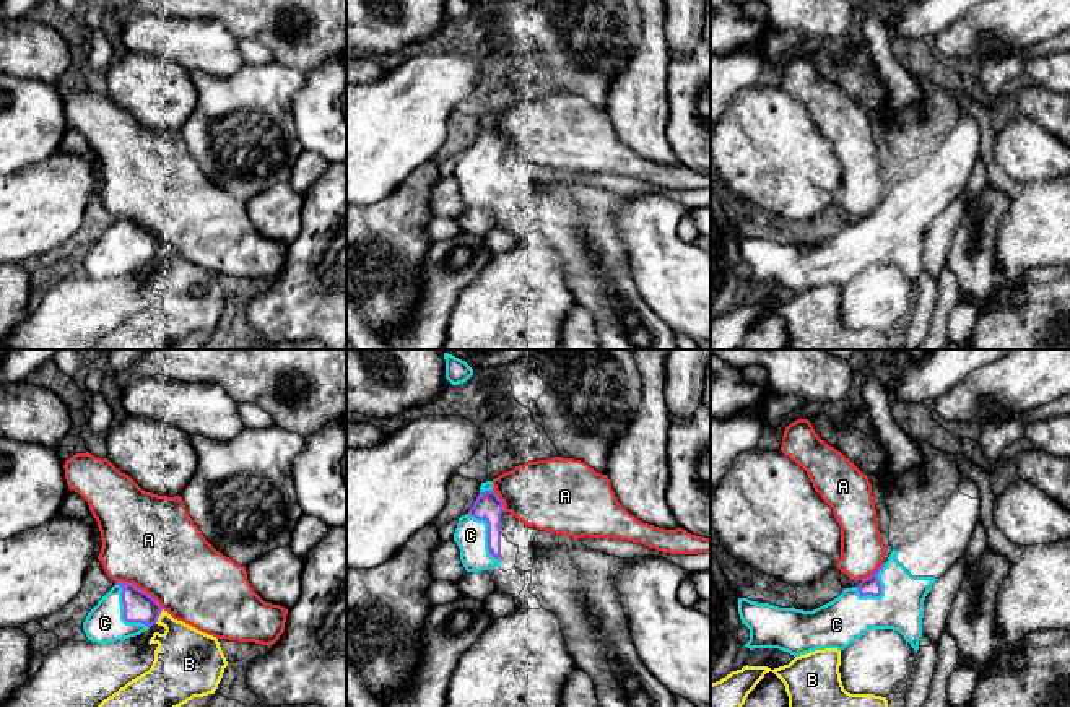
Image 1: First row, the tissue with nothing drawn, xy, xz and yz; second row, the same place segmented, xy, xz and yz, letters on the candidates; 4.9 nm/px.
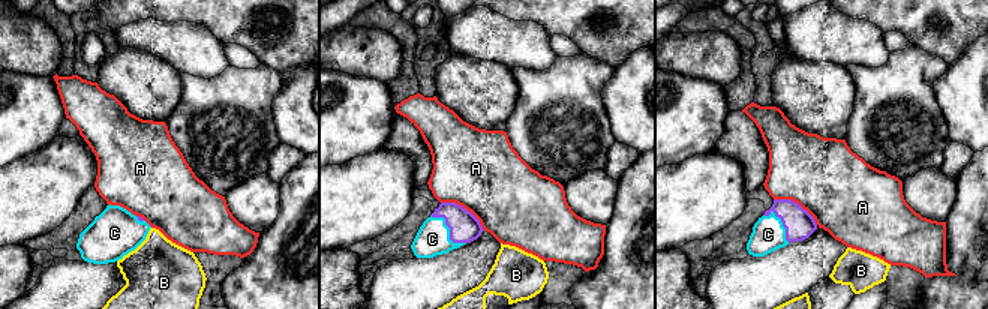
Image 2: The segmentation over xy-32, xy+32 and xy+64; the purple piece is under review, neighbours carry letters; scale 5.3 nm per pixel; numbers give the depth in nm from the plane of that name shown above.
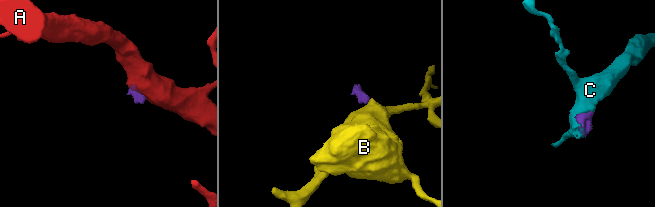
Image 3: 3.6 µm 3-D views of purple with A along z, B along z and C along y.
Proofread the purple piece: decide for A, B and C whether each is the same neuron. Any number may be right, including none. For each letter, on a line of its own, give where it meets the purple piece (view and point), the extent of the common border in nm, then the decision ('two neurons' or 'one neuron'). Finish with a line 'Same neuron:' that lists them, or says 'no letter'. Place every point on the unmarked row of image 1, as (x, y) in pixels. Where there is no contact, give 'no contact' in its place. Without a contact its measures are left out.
A: contact xy (139, 225); length 280 nm; two neurons
B: contact xy (158, 252); length 80 nm; two neurons
C: contact xy (124, 249); length 280 nm; one neuron
Same neuron: C

